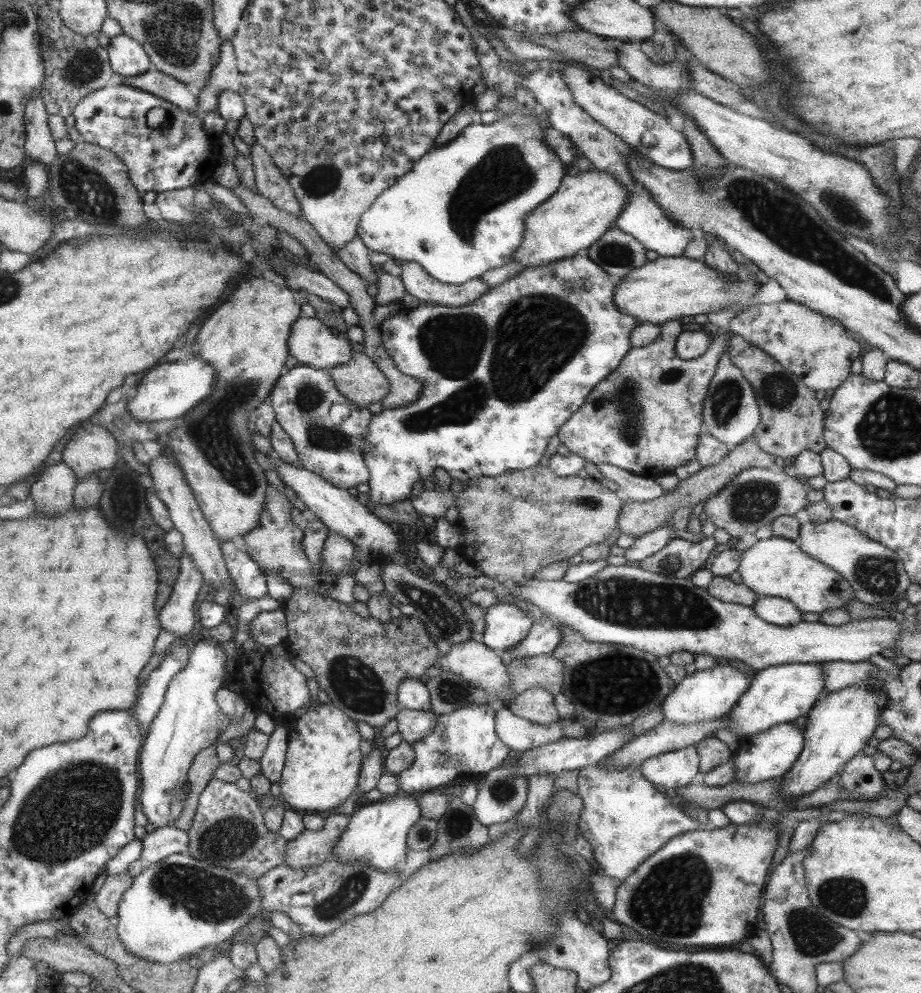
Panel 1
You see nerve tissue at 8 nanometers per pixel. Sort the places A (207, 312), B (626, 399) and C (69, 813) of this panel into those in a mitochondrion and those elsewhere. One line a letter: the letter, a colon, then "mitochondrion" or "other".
A: other
B: mitochondrion
C: mitochondrion

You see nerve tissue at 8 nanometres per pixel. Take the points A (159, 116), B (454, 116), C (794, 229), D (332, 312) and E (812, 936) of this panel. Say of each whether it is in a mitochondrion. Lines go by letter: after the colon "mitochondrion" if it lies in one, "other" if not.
A: mitochondrion
B: other
C: mitochondrion
D: other
E: mitochondrion

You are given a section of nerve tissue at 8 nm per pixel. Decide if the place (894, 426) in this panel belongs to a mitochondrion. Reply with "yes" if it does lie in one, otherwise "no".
yes

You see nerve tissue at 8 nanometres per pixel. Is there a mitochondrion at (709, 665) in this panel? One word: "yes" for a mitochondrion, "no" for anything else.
no

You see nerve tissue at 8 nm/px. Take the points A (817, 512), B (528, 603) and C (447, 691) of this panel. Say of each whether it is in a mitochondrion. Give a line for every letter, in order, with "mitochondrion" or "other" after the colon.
A: other
B: other
C: mitochondrion

